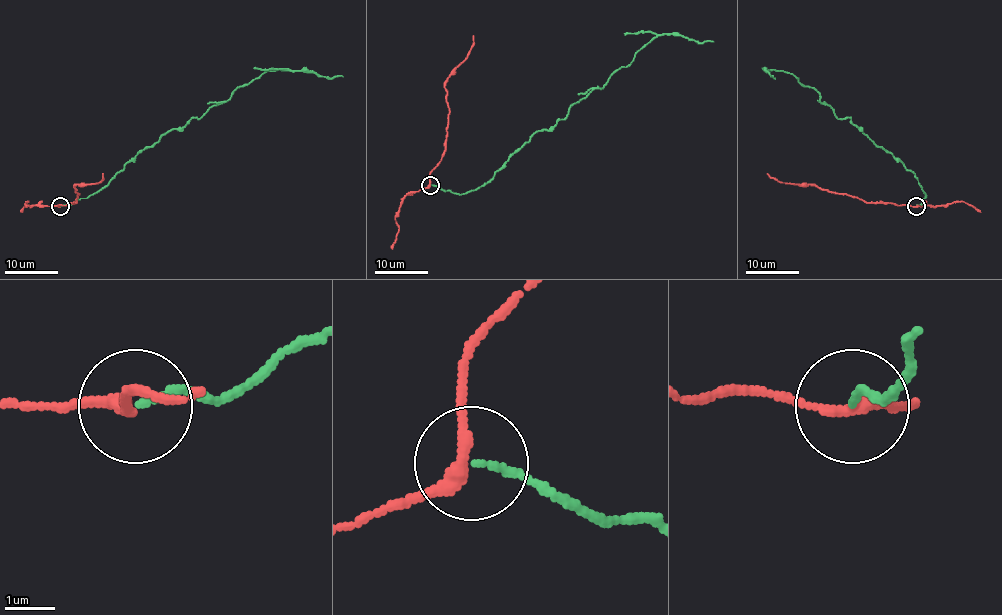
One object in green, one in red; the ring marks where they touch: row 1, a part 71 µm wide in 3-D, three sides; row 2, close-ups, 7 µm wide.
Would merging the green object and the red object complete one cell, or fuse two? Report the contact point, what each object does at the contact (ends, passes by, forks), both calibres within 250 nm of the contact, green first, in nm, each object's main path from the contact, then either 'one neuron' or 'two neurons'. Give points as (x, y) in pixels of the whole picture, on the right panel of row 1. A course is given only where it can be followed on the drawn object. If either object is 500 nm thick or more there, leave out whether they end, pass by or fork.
place (916, 206); green ends; red passes by; calibres 120 and 240 nm; course green (916, 206), (925, 197), (917, 177), (851, 118), (839, 119), (815, 89), (783, 71), (765, 71), (773, 76); course red (916, 206), (870, 202), (810, 185), (788, 184), (767, 173); two neurons

